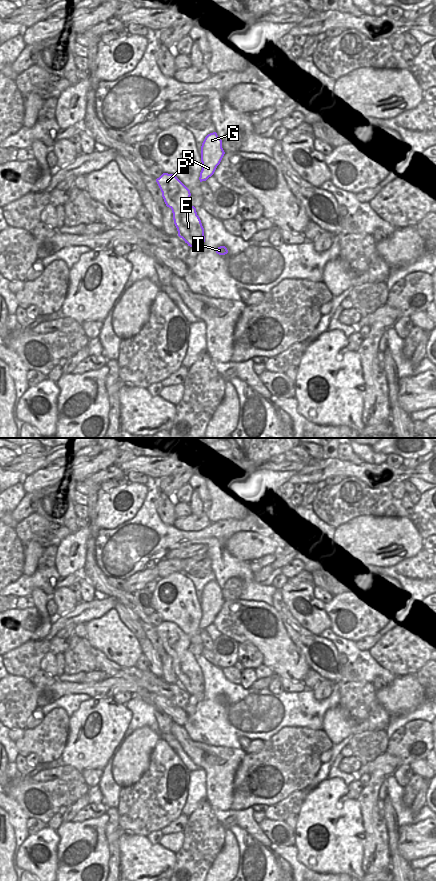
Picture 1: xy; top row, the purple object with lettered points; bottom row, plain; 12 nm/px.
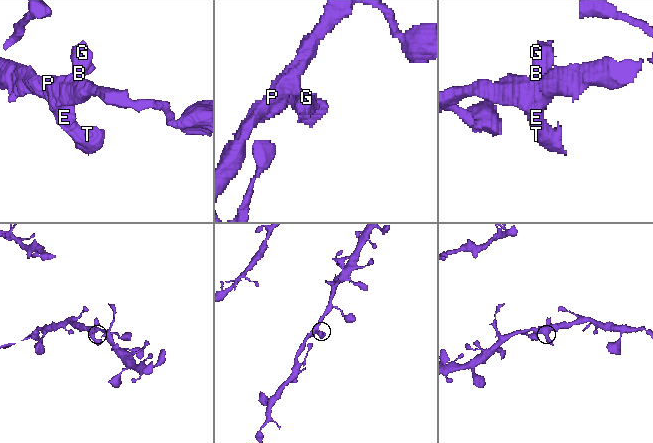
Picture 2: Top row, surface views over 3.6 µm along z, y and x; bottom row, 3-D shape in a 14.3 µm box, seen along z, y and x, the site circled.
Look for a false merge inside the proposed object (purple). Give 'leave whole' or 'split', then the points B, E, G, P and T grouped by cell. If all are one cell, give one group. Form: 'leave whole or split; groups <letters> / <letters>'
leave whole; groups B E G P T

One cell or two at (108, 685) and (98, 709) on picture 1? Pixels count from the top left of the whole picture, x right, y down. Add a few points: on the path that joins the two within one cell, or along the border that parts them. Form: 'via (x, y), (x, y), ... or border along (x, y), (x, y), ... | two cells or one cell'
border along (112, 696), (91, 698) | two cells

